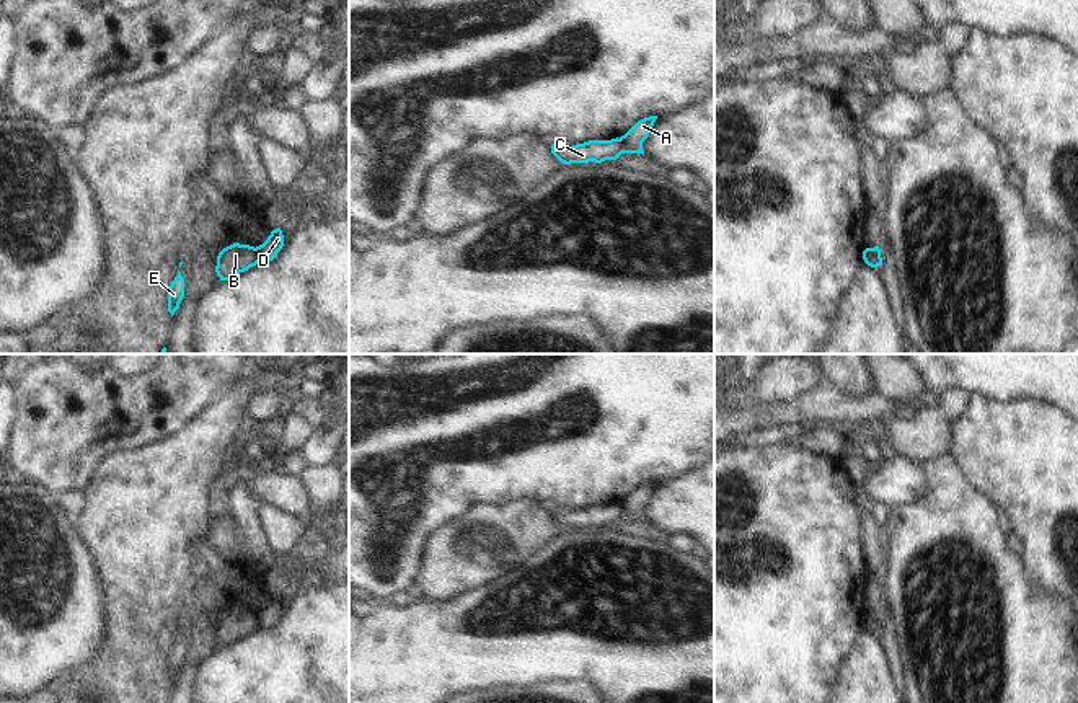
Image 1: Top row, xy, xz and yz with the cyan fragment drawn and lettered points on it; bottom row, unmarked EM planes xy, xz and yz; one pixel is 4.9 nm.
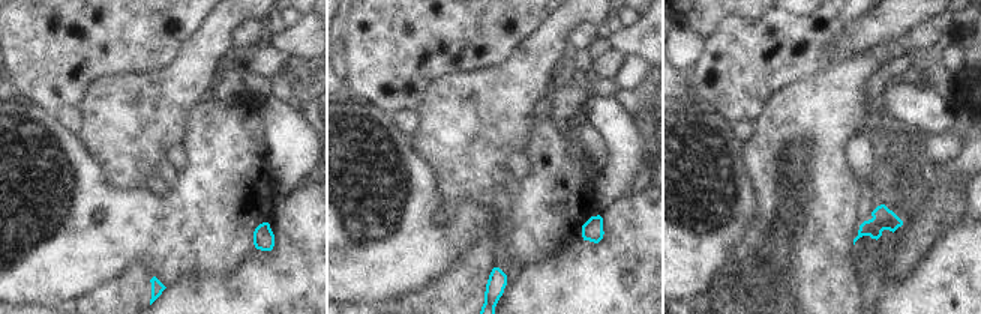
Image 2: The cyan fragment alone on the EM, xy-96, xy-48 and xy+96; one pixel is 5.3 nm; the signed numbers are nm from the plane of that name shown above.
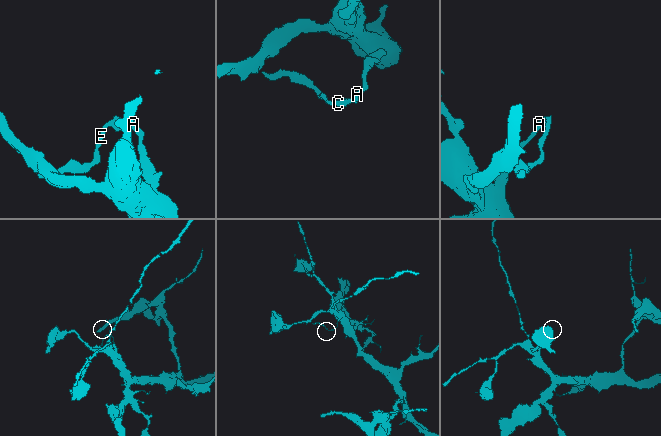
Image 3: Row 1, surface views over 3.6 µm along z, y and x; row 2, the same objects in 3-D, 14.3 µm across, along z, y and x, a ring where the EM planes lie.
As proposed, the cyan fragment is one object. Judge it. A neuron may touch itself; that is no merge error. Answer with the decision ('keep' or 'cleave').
cleave

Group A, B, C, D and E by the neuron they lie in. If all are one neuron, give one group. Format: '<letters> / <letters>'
A D / B C E

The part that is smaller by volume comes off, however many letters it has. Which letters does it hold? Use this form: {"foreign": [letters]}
{"foreign": ["B", "C", "E"]}

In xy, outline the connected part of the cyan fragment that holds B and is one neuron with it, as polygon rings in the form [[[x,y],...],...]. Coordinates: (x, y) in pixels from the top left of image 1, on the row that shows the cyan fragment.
[[[233,243],[219,253],[215,272],[220,281],[230,281],[256,264],[258,256],[254,246]]]

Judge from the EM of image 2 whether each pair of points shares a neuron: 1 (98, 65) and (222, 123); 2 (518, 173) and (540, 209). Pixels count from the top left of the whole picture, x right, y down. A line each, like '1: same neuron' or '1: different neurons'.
1: different neurons
2: different neurons

